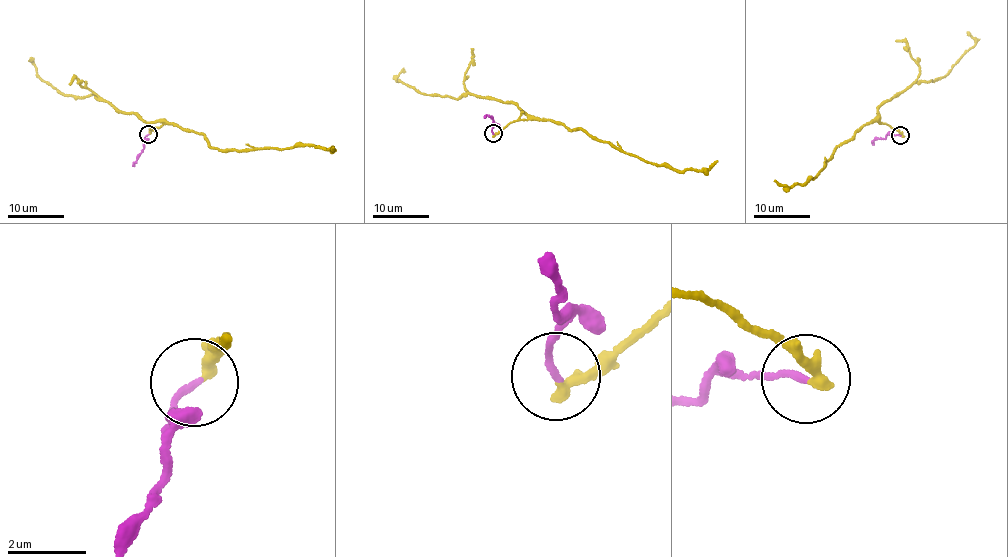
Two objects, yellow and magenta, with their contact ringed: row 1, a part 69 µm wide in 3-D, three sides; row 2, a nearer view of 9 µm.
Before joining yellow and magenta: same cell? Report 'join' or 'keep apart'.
join

